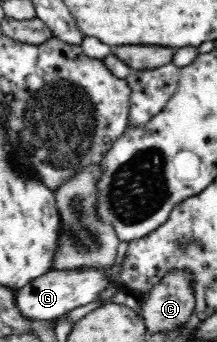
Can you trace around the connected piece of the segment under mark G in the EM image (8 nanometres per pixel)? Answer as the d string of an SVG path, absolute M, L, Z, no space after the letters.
M82 267L72 270L52 270L42 277L34 278L30 285L16 292L16 305L20 313L28 319L55 320L62 314L94 302L110 285L108 270L94 267Z

